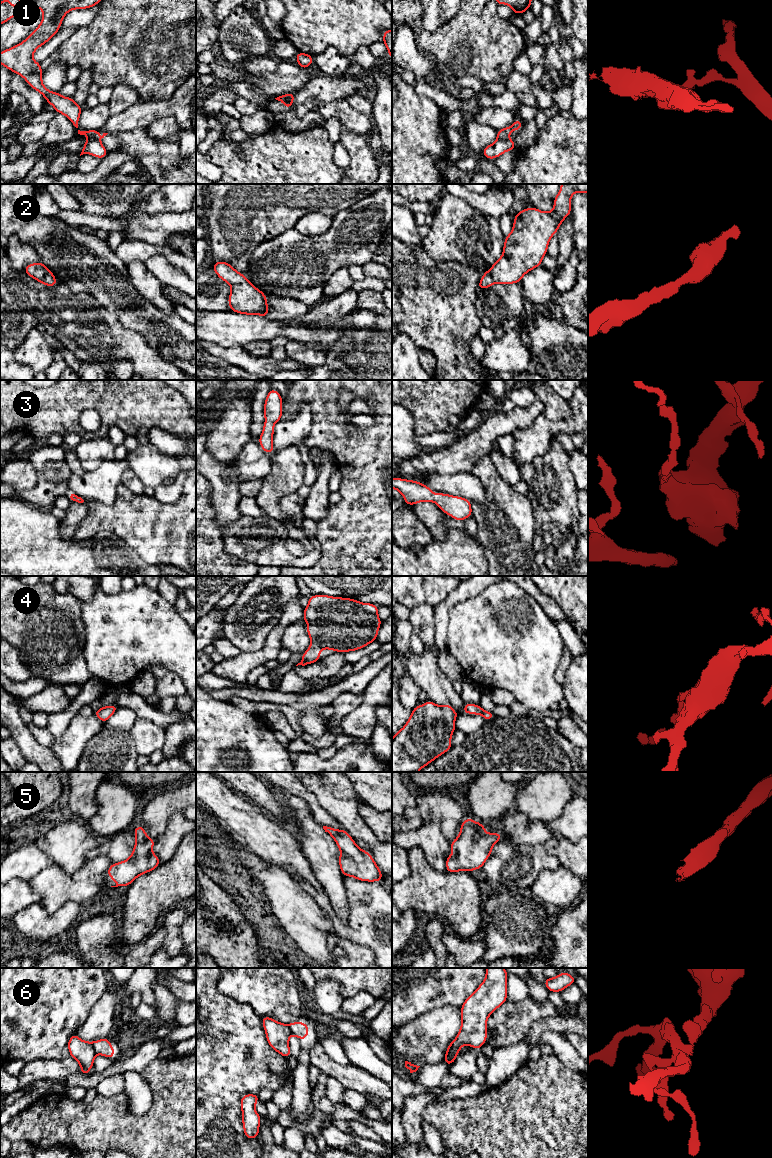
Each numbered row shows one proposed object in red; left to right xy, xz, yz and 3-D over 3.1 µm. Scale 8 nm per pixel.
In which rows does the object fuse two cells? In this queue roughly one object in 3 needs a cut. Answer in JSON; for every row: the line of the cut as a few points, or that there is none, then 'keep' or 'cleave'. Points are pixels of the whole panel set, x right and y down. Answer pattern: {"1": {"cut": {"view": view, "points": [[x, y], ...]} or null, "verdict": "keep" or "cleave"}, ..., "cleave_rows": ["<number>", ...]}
{"1": {"cut": {"view": "yz", "points": [[497, 138], [507, 139]]}, "verdict": "cleave"}, "2": {"cut": null, "verdict": "keep"}, "3": {"cut": null, "verdict": "keep"}, "4": {"cut": null, "verdict": "keep"}, "5": {"cut": null, "verdict": "keep"}, "6": {"cut": {"view": "xy", "points": [[92, 1042], [96, 1053]]}, "verdict": "cleave"}, "cleave_rows": ["1", "6"]}

